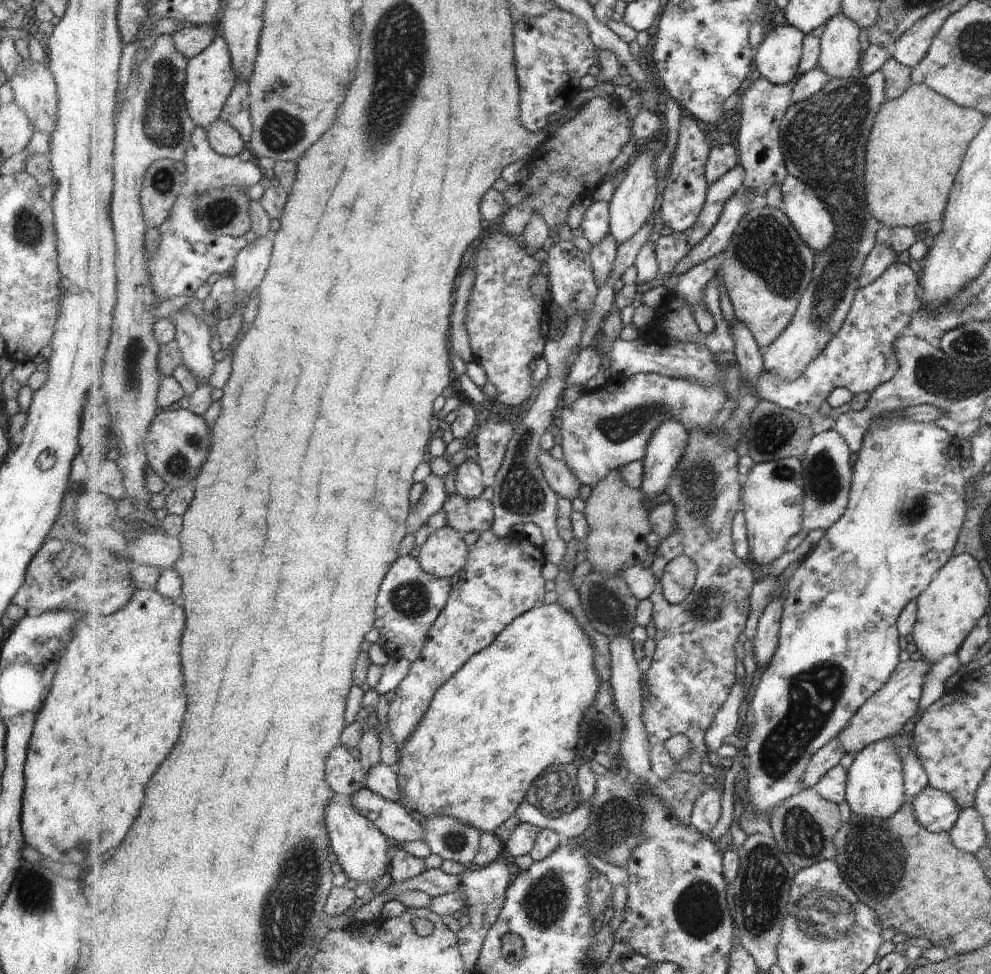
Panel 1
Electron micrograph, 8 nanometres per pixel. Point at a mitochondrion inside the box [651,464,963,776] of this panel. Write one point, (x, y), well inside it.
(709, 602)

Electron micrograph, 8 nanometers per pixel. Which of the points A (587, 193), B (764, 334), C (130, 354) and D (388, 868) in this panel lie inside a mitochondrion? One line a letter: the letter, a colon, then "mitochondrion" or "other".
A: other
B: other
C: mitochondrion
D: other

